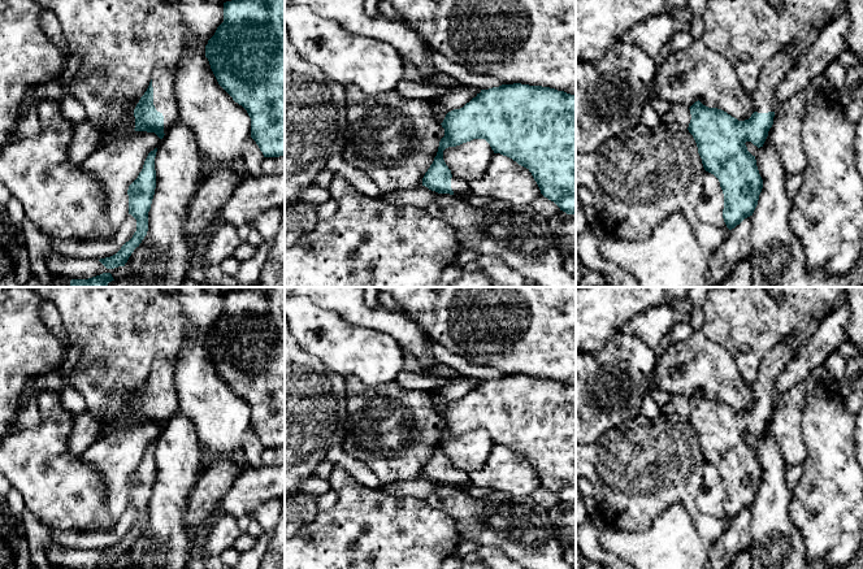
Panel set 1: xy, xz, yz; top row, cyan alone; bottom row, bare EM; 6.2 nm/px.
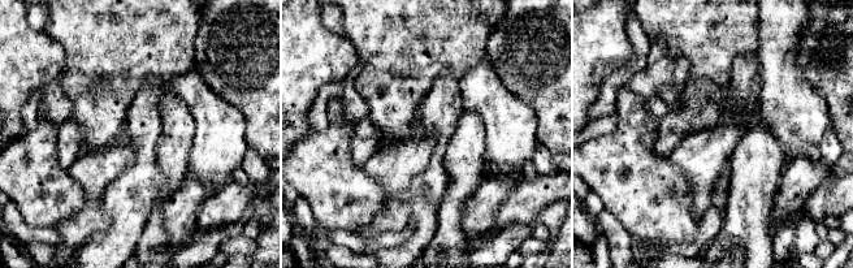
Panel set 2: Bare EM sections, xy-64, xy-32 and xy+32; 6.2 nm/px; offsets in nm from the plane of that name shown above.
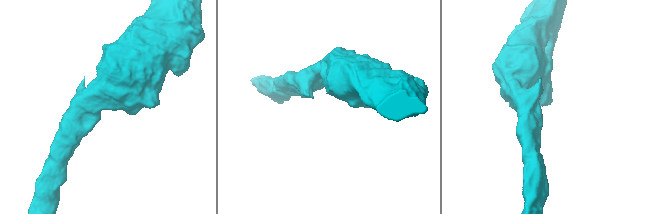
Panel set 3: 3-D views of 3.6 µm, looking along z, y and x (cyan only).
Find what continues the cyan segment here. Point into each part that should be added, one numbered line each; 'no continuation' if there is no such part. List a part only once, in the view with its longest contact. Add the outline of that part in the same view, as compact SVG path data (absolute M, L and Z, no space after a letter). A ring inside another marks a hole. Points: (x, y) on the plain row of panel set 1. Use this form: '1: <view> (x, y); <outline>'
1: xy (163, 372); M157 356L152 364L153 396L164 407L164 425L178 409L178 398L174 386L175 365L162 356Z

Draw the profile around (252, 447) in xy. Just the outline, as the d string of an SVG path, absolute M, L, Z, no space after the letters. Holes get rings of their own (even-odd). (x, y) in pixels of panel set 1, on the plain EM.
M248 427L244 439L243 439L243 452L250 468L261 468L261 455L264 451L264 446L260 442L256 433Z

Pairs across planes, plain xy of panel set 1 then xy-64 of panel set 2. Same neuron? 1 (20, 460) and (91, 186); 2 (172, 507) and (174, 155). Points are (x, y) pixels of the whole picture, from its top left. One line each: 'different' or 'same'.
1: different
2: same

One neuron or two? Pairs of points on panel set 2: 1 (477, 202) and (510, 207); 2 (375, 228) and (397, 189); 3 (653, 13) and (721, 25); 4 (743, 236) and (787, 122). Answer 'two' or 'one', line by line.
1: two
2: one
3: one
4: two

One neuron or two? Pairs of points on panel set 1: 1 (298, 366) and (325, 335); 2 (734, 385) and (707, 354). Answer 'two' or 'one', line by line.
1: two
2: one

